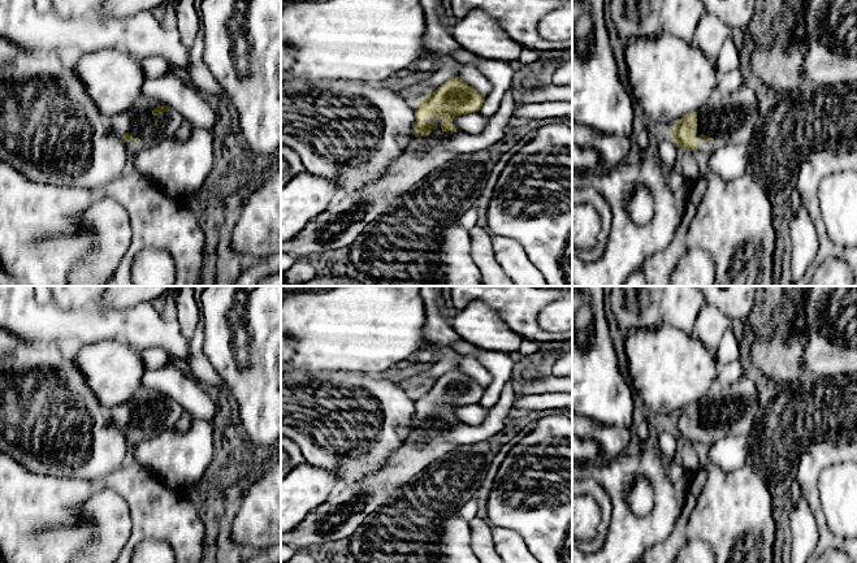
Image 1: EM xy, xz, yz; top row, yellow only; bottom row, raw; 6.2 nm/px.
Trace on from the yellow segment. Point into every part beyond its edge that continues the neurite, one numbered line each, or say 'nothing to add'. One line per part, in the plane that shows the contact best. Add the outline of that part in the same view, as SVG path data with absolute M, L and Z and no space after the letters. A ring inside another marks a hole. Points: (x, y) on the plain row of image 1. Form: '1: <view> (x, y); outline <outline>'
1: xz (340, 516); outline M429 408L427 412L436 415L437 420L430 420L430 424L424 425L421 429L416 429L415 421L412 421L410 436L378 471L336 490L324 503L312 510L295 529L282 534L281 543L290 545L297 550L311 546L320 549L321 545L329 541L350 537L365 521L365 517L386 503L398 489L428 465L449 455L456 445L451 443L446 434L459 421L445 424L441 420L442 411L440 408Z

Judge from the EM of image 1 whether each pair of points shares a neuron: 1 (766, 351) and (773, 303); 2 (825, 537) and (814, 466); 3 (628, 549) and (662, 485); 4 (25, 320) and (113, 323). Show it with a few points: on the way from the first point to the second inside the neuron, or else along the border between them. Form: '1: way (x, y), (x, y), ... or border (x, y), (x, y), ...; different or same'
1: way (771, 340), (773, 315); same
2: way (819, 519), (810, 496), (810, 484); same
3: way (644, 533), (662, 515), (662, 501); same
4: way (47, 323), (91, 323); same

